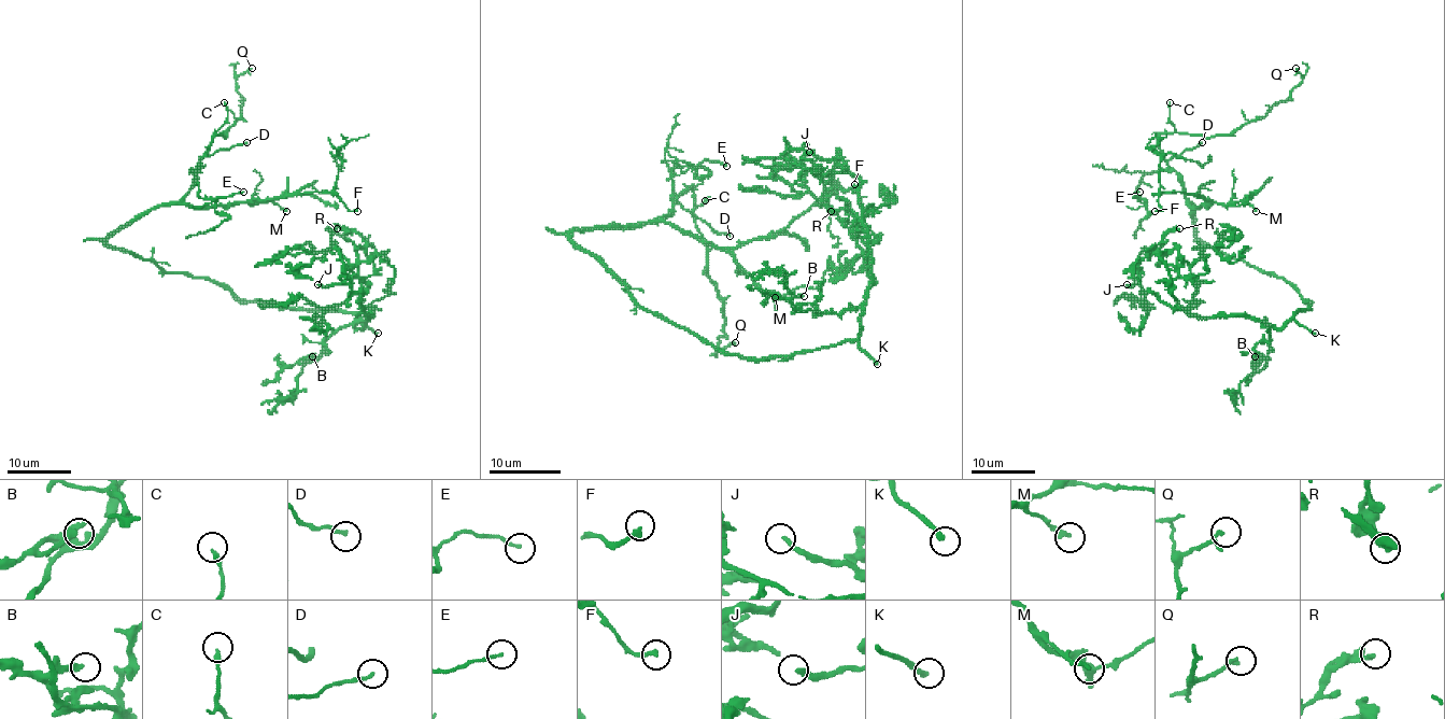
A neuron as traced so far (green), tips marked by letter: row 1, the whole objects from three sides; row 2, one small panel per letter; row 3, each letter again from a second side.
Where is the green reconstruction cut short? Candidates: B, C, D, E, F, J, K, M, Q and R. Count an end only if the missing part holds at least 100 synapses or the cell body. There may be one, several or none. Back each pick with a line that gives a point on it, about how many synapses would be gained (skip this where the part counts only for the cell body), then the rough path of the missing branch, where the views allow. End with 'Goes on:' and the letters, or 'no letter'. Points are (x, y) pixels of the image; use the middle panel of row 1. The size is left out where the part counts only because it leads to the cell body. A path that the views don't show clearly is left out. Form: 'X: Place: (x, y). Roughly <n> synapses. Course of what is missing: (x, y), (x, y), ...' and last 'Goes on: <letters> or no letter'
K: Place: (877, 364). Roughly 140 synapses
Goes on: K

